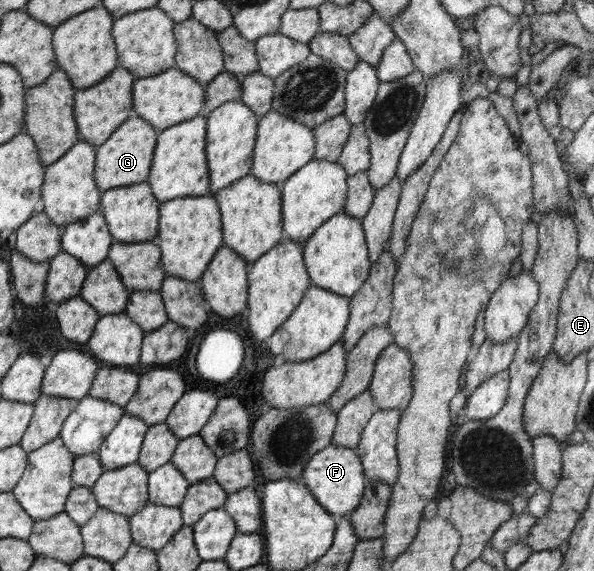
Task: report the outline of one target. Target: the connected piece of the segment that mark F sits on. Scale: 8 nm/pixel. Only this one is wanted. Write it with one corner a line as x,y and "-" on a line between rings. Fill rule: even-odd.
329,444
315,453
305,464
301,482
304,483
313,497
327,509
331,516
347,517
361,503
366,484
366,477
355,448

